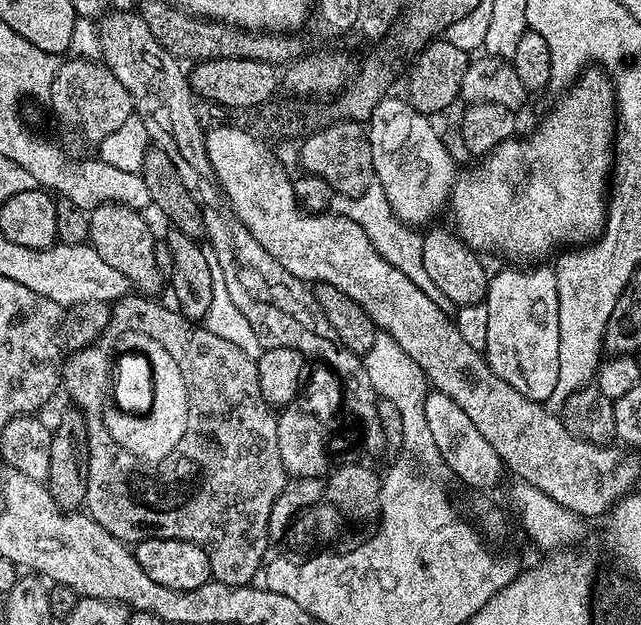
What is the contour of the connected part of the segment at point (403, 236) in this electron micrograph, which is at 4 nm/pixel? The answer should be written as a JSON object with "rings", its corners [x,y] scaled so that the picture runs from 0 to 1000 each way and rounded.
{"rings":[[[582,291],[571,304],[571,310],[538,318],[535,325],[535,344],[544,346],[552,355],[559,355],[559,362],[565,362],[565,368],[571,368],[571,381],[583,387],[583,400],[590,408],[602,413],[608,426],[627,432],[627,438],[633,438],[633,445],[640,445],[640,451],[646,451],[646,458],[652,458],[652,464],[663,467],[691,499],[704,501],[708,490],[702,477],[696,477],[696,470],[690,470],[690,464],[683,464],[683,458],[671,451],[671,438],[665,438],[665,426],[658,419],[657,373],[647,363],[632,358],[629,352],[618,347],[602,317],[602,304],[596,304],[593,294]]]}

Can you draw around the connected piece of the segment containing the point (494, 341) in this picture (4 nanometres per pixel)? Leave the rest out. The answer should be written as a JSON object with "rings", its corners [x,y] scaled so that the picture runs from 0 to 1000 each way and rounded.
{"rings":[[[786,426],[780,437],[761,451],[758,494],[761,514],[755,518],[755,550],[752,562],[764,592],[802,618],[808,630],[828,640],[860,642],[864,618],[871,611],[871,445],[866,427],[849,426]]]}

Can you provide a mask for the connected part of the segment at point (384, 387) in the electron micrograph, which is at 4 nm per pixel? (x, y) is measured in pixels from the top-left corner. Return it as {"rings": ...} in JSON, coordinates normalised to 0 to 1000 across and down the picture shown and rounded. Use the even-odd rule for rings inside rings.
{"rings":[[[598,534],[588,536],[583,554],[565,571],[571,598],[577,598],[577,618],[583,618],[588,635],[596,640],[615,643],[621,650],[621,658],[627,661],[627,717],[632,717],[643,730],[661,730],[677,718],[677,699],[671,694],[671,680],[665,675],[665,656],[661,645],[671,626],[671,616],[661,595],[615,547],[615,541]]]}

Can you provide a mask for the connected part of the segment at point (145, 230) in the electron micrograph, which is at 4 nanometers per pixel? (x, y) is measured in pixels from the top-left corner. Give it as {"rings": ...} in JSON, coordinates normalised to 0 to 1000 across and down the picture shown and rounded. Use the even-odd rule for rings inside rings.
{"rings":[[[164,325],[153,328],[137,346],[137,382],[147,400],[159,411],[159,419],[178,426],[178,432],[197,438],[201,456],[214,469],[229,475],[248,475],[248,467],[259,461],[259,445],[248,435],[245,414],[240,413],[246,379],[223,352],[217,338],[200,333],[197,326]]]}

